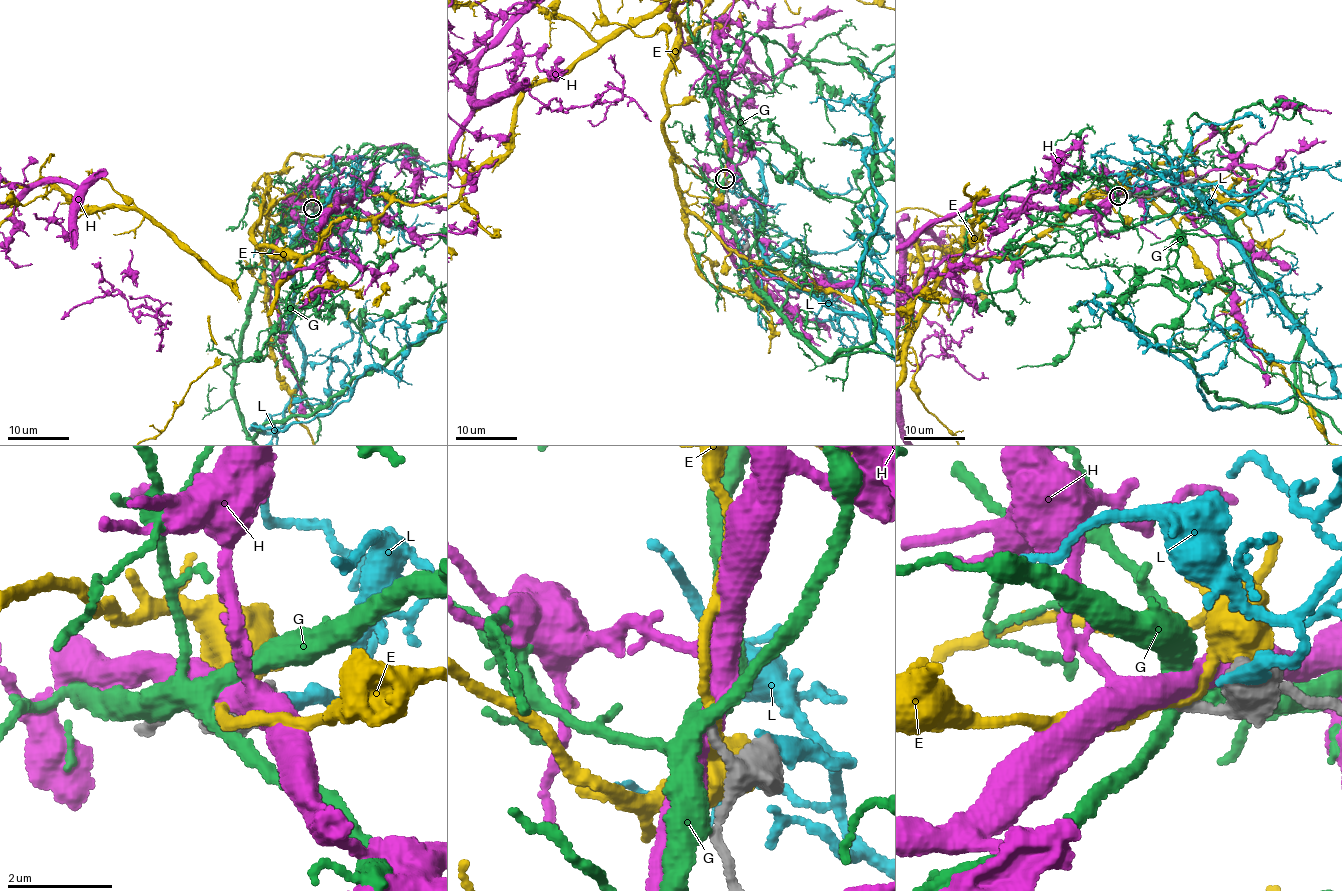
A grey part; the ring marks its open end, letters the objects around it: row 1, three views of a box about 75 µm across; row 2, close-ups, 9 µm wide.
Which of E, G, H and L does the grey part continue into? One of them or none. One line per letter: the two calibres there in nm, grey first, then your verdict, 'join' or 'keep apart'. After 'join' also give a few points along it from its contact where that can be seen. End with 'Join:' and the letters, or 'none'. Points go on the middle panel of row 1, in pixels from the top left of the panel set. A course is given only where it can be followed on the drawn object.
E: 190 nm thick on the grey side, 190 nm on the other; keep apart
G: 190 nm thick on the grey side, 340 nm on the other; keep apart
H: 190 nm thick on the grey side, 480 nm on the other; keep apart
L: 700 nm thick on the grey side, 360 nm on the other; keep apart
Join: none

